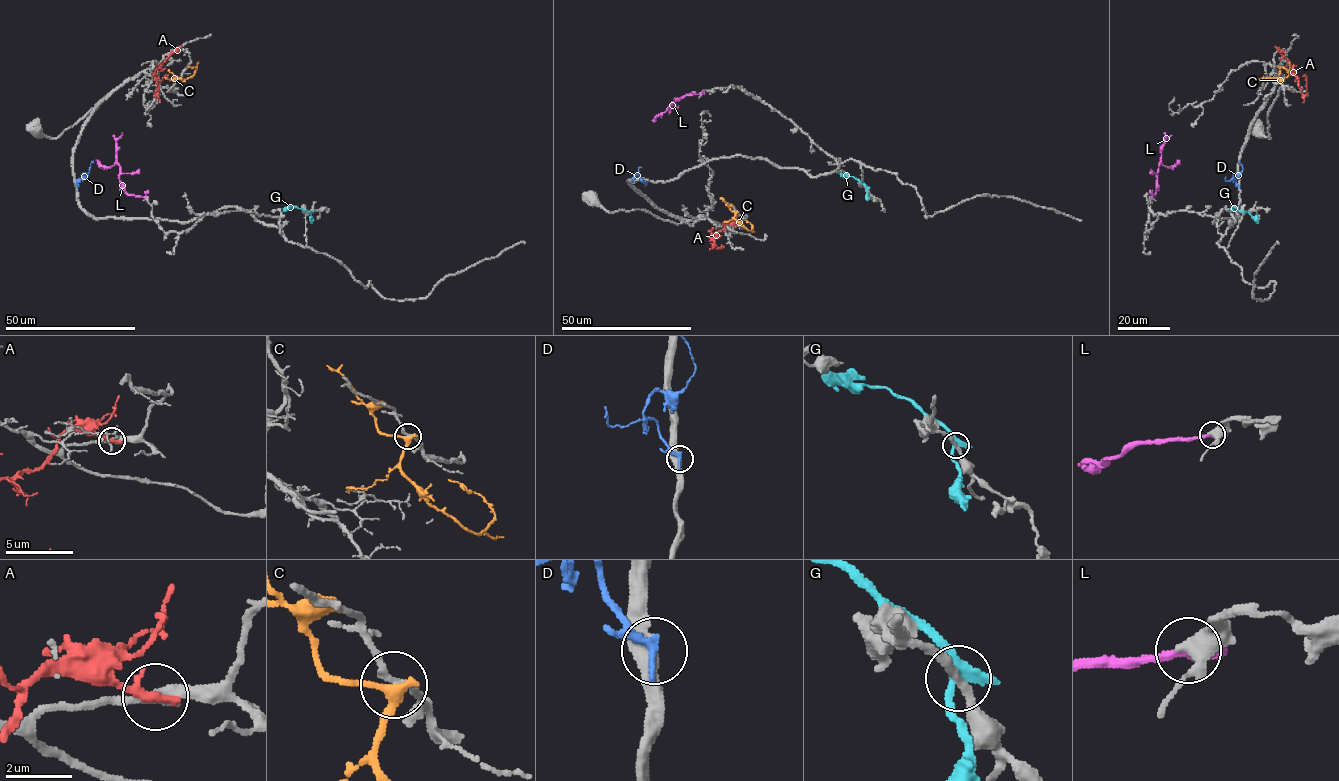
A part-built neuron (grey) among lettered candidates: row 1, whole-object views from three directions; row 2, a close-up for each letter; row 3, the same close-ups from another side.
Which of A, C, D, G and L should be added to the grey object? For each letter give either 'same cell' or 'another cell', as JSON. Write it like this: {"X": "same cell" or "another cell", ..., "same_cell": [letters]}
{"A": "another cell", "C": "another cell", "D": "another cell", "G": "another cell", "L": "same cell", "same_cell": ["L"]}

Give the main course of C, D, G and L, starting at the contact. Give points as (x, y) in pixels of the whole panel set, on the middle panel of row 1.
C: (736, 211), (735, 219), (749, 230), (752, 225), (744, 220)
D: (633, 182), (632, 177), (638, 175), (645, 185), (648, 181)
G: (866, 188), (852, 177), (839, 172)
L: (700, 93), (676, 99), (672, 106), (678, 107)

